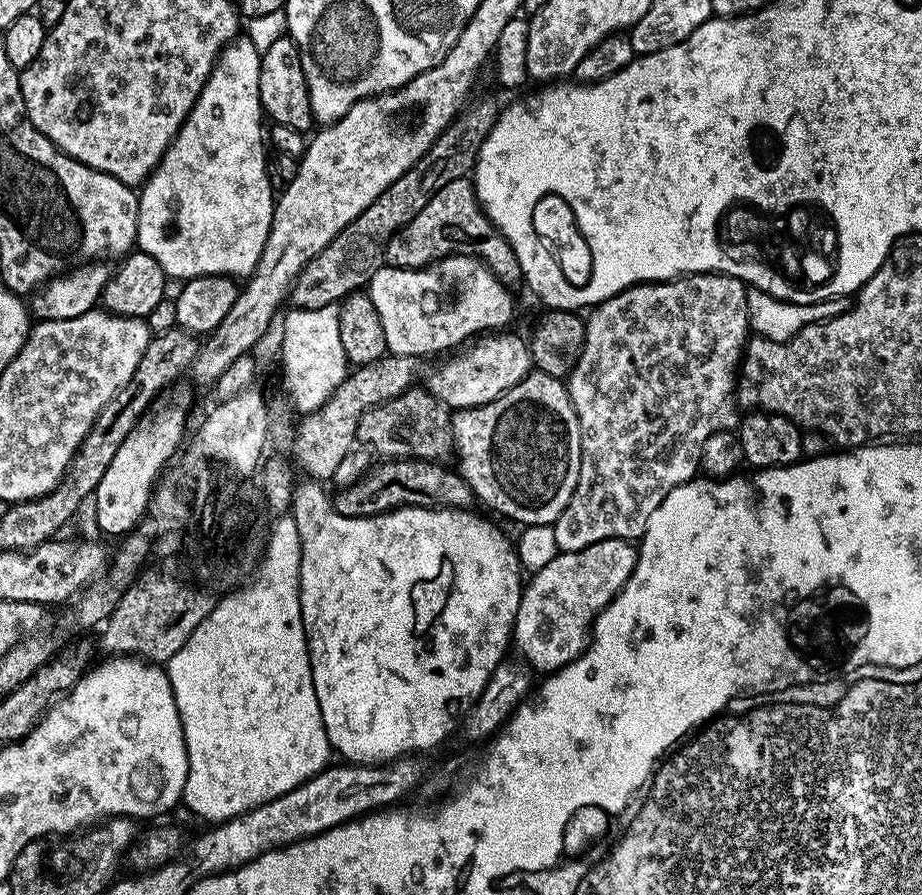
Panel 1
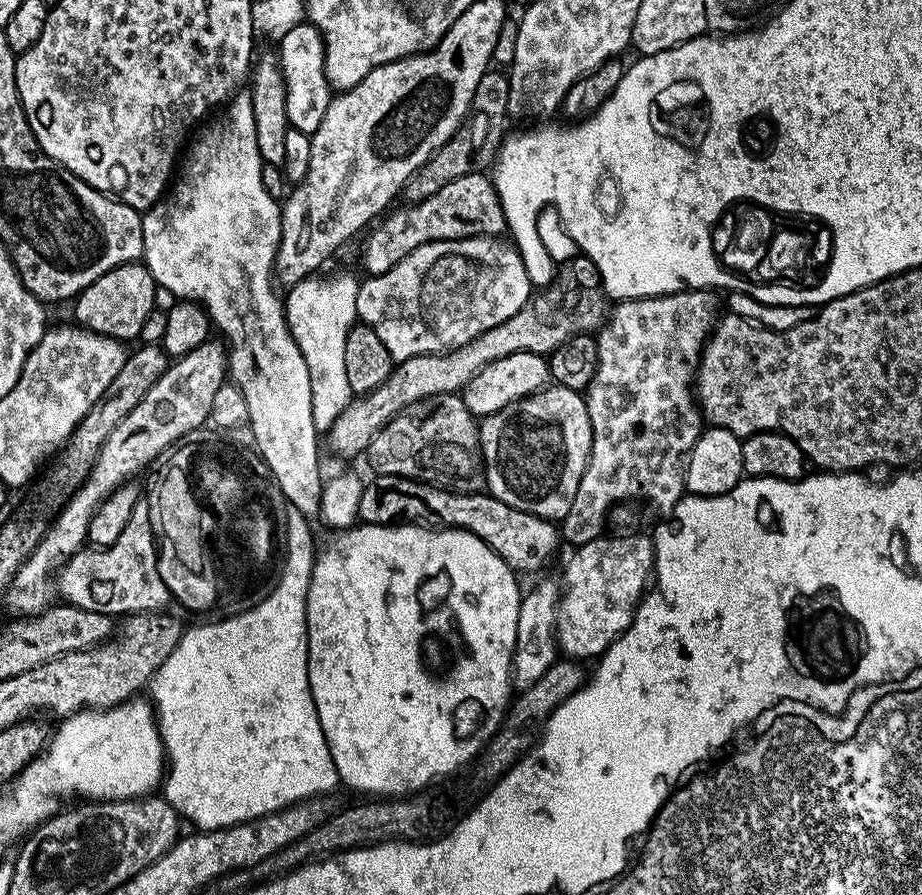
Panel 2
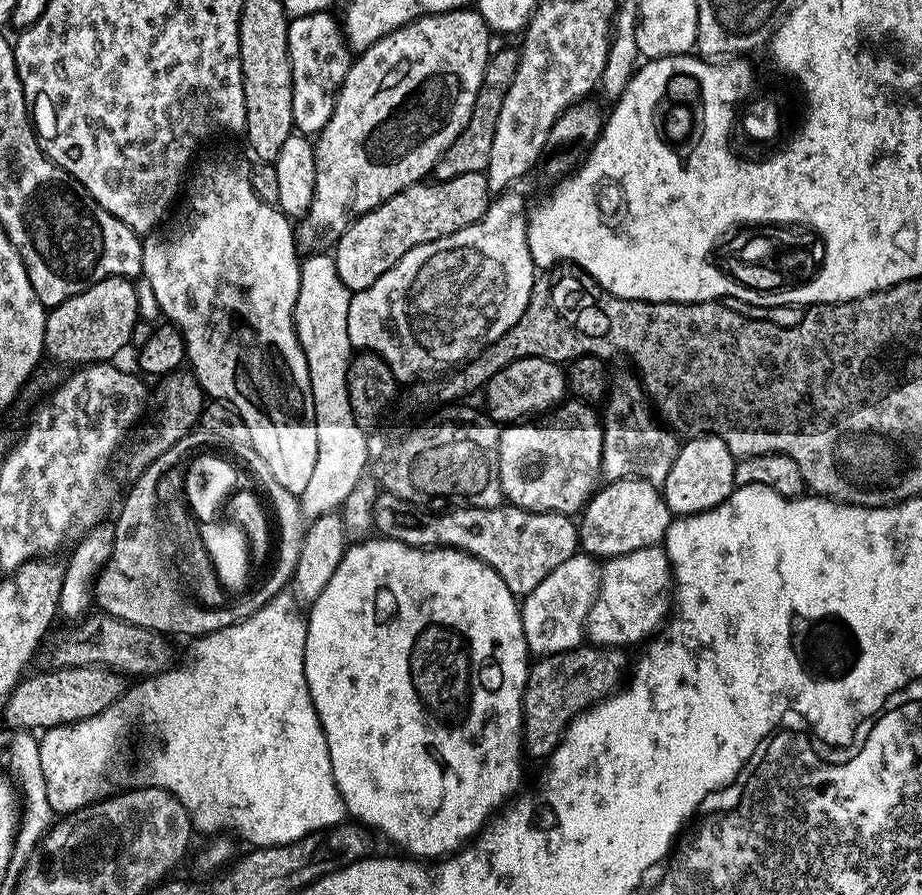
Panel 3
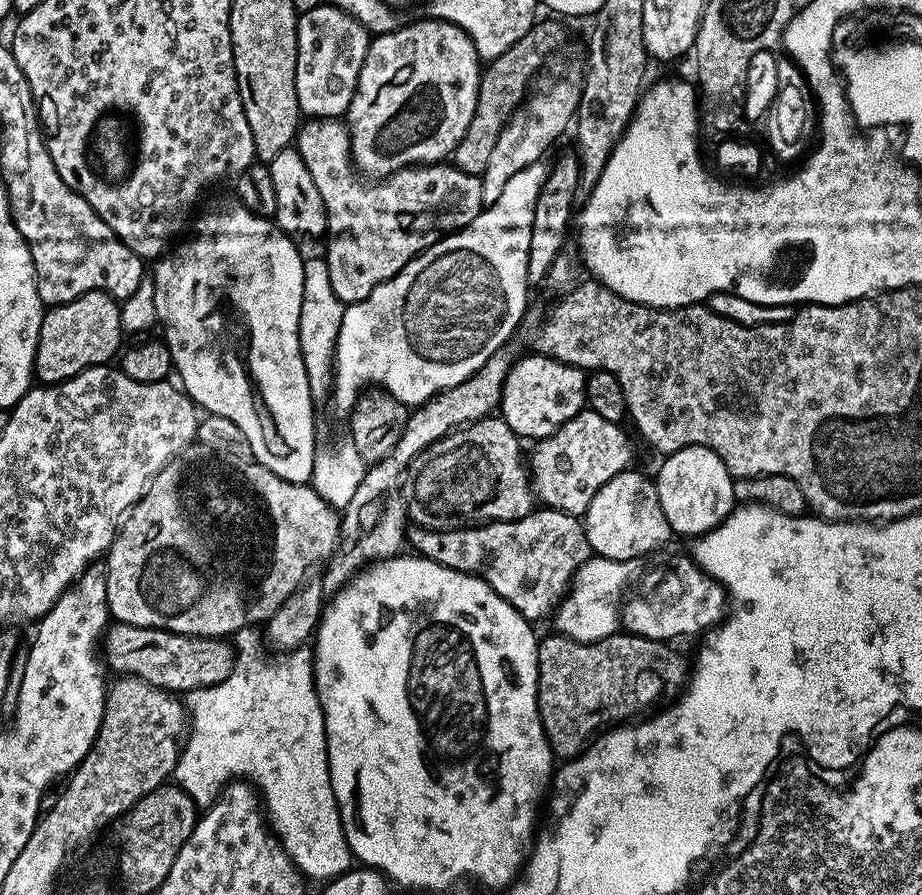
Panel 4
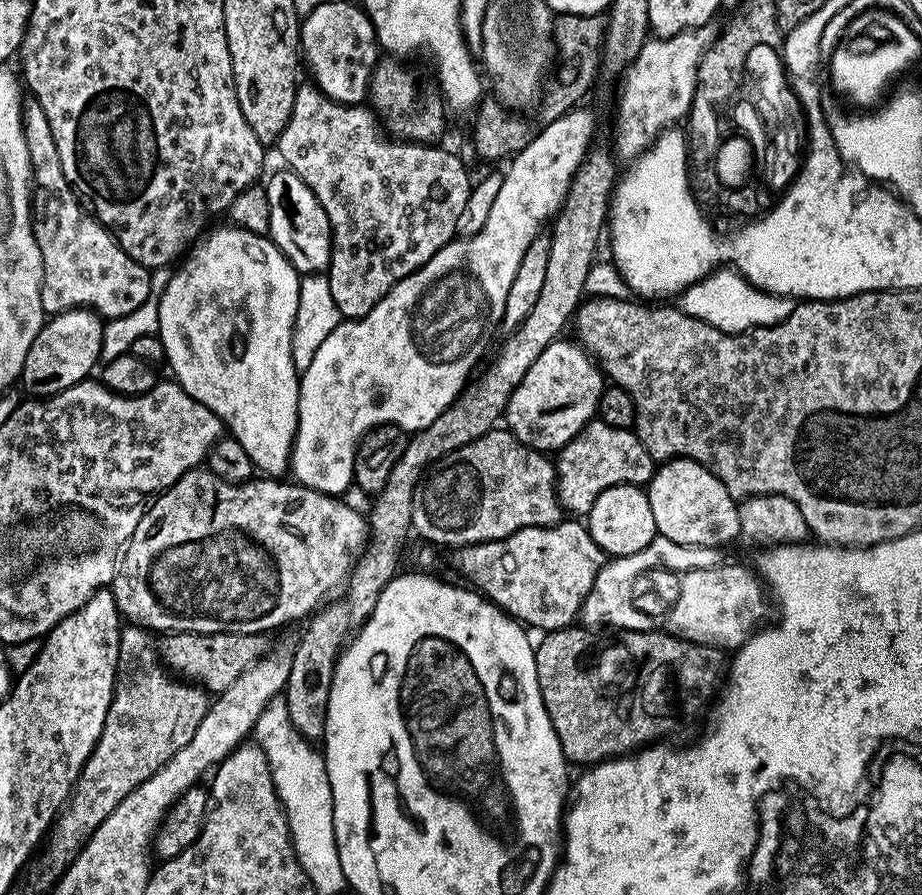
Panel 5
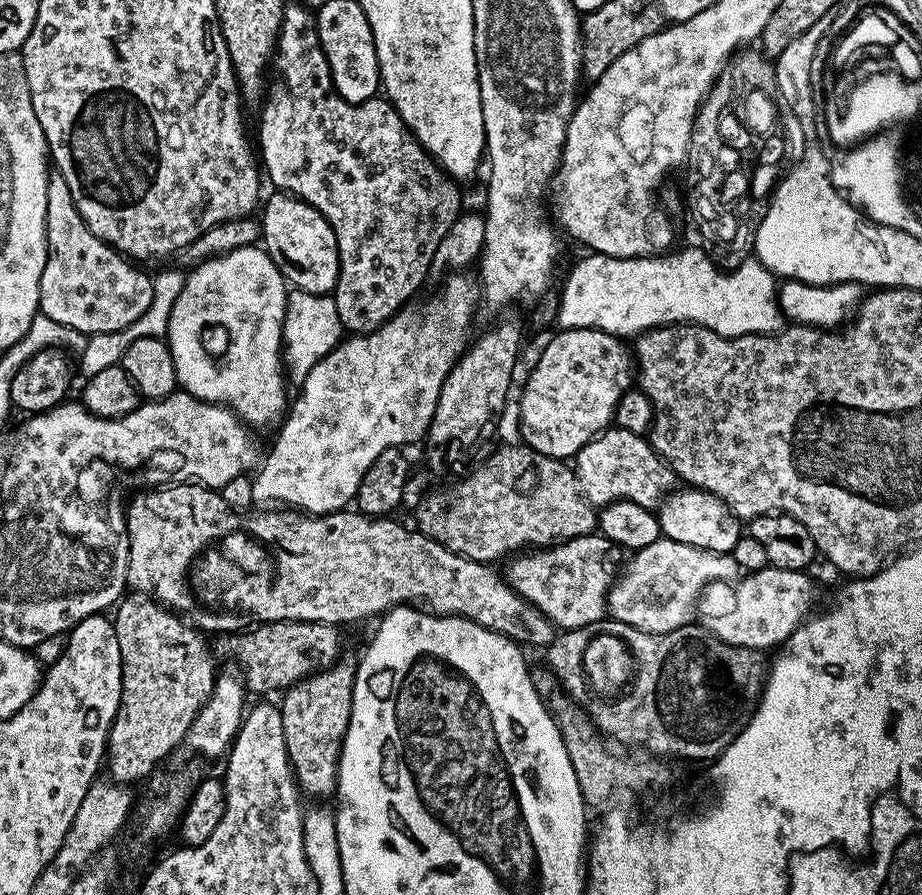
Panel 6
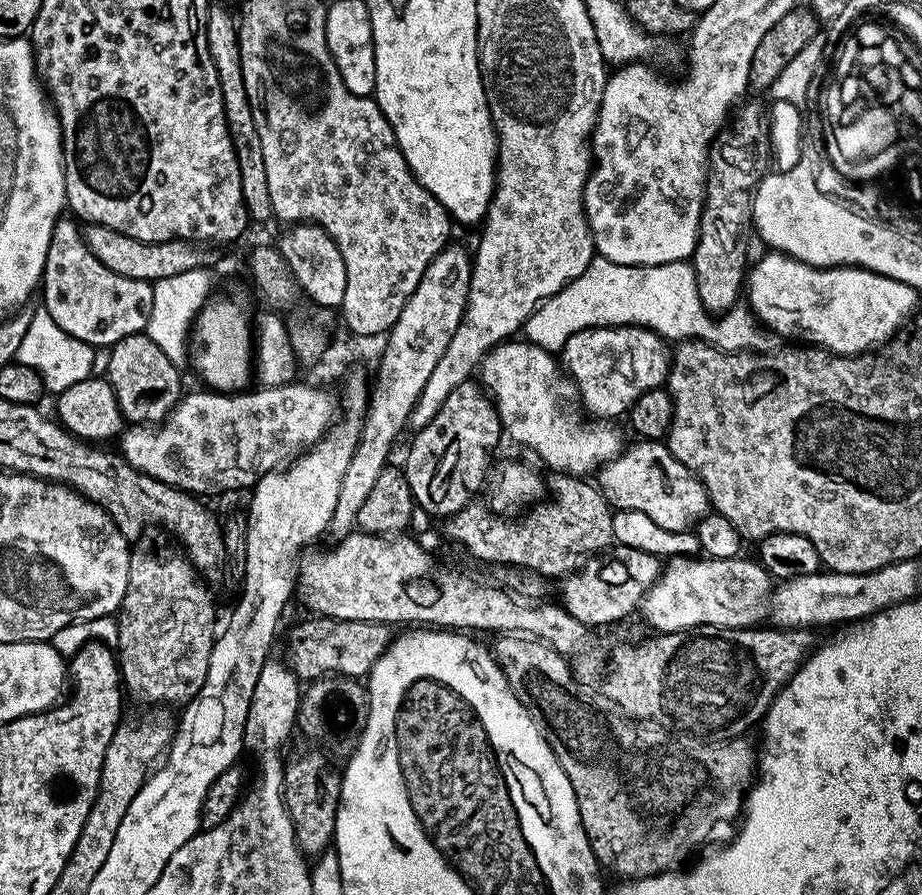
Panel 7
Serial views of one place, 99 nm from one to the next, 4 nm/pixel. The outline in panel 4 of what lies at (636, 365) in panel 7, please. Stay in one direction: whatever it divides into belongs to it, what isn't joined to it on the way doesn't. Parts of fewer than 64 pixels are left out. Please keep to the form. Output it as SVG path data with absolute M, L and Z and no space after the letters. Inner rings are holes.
M521 355L513 364L510 374L506 374L498 412L517 436L525 441L535 442L546 439L566 422L570 422L570 418L585 411L586 376L581 369L572 364L563 364L552 356L531 355Z

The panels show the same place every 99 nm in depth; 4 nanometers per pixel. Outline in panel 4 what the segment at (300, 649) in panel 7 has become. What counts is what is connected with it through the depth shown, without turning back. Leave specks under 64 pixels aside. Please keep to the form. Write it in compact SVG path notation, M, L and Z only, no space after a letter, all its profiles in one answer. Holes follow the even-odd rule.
M112 622L102 637L102 659L120 676L137 676L165 692L187 694L228 678L236 665L236 650L227 639L218 636L191 636L165 628Z

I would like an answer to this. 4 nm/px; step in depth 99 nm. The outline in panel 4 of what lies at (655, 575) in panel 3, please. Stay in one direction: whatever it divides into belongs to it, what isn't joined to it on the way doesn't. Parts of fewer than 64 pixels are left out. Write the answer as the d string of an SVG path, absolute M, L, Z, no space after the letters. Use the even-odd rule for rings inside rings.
M687 563L677 572L670 573L653 596L629 595L623 601L622 624L631 635L676 642L679 636L699 637L715 628L724 619L726 615L724 586L712 576L706 575L695 563Z

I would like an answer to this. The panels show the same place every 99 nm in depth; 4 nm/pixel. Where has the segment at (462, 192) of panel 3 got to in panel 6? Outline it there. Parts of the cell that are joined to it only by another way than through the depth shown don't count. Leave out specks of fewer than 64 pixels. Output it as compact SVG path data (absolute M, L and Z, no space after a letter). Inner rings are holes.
M292 2L285 3L280 35L276 40L274 55L270 61L270 76L271 74L272 82L270 78L270 83L266 88L266 99L259 109L261 112L258 156L262 161L263 171L266 173L267 179L268 176L272 179L272 184L276 187L273 189L290 196L300 197L307 204L318 209L330 222L330 226L334 230L334 238L338 242L338 258L340 259L340 273L338 274L338 282L334 293L340 323L349 333L367 334L375 328L383 326L399 308L409 303L417 295L415 292L423 286L424 279L429 279L434 250L438 250L438 242L442 242L442 238L446 238L446 230L450 230L452 223L462 215L460 192L456 189L458 187L457 181L449 176L424 151L423 146L418 143L415 136L405 129L402 118L396 112L394 105L389 104L387 99L373 98L361 104L351 104L338 95L330 74L330 66L326 62L326 54L320 45L318 30L316 29L316 18L312 8L304 4L302 6L292 4Z

